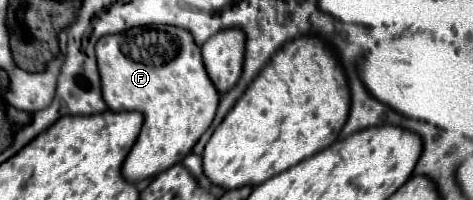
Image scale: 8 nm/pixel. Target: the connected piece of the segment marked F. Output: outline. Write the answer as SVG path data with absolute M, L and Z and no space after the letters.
M144 26L144 28L130 28L122 34L102 36L96 44L96 58L98 70L102 78L102 96L110 110L136 110L144 114L142 132L132 146L132 152L126 156L122 164L122 176L136 184L140 180L152 178L174 164L182 162L200 140L200 136L210 128L220 94L216 92L214 84L210 82L206 68L202 64L200 48L196 46L190 32L174 26Z

